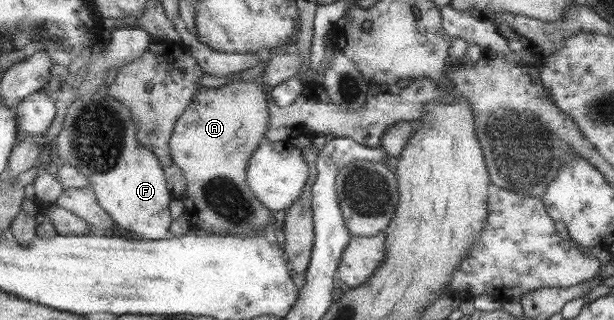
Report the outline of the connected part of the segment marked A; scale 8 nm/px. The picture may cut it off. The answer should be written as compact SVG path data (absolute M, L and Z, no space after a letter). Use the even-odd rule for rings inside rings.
M262 74L255 78L229 81L215 88L199 87L195 100L185 110L177 122L171 138L171 151L178 167L185 173L188 191L181 197L185 204L184 216L192 226L208 230L215 235L238 235L247 237L256 231L265 231L273 227L277 221L270 210L250 188L248 170L250 160L263 141L272 122L272 111L267 101L267 91L271 87L266 84Z

